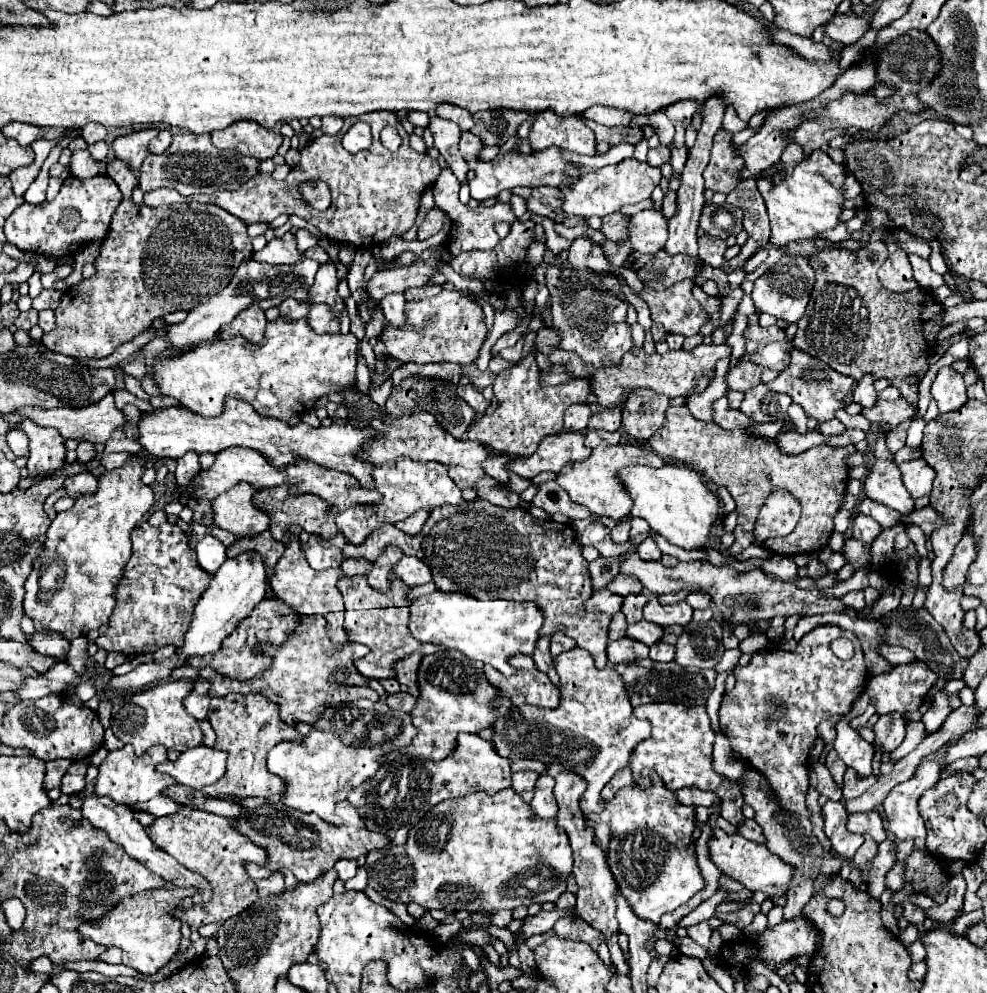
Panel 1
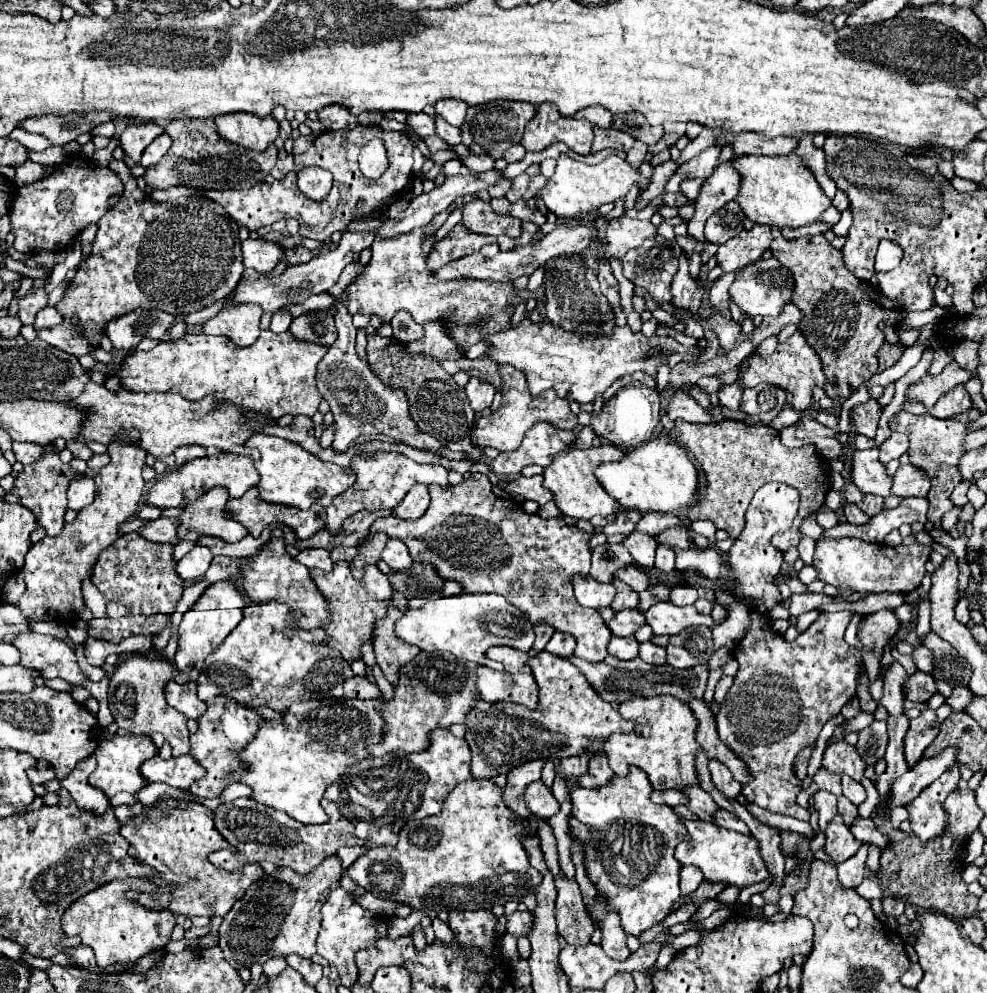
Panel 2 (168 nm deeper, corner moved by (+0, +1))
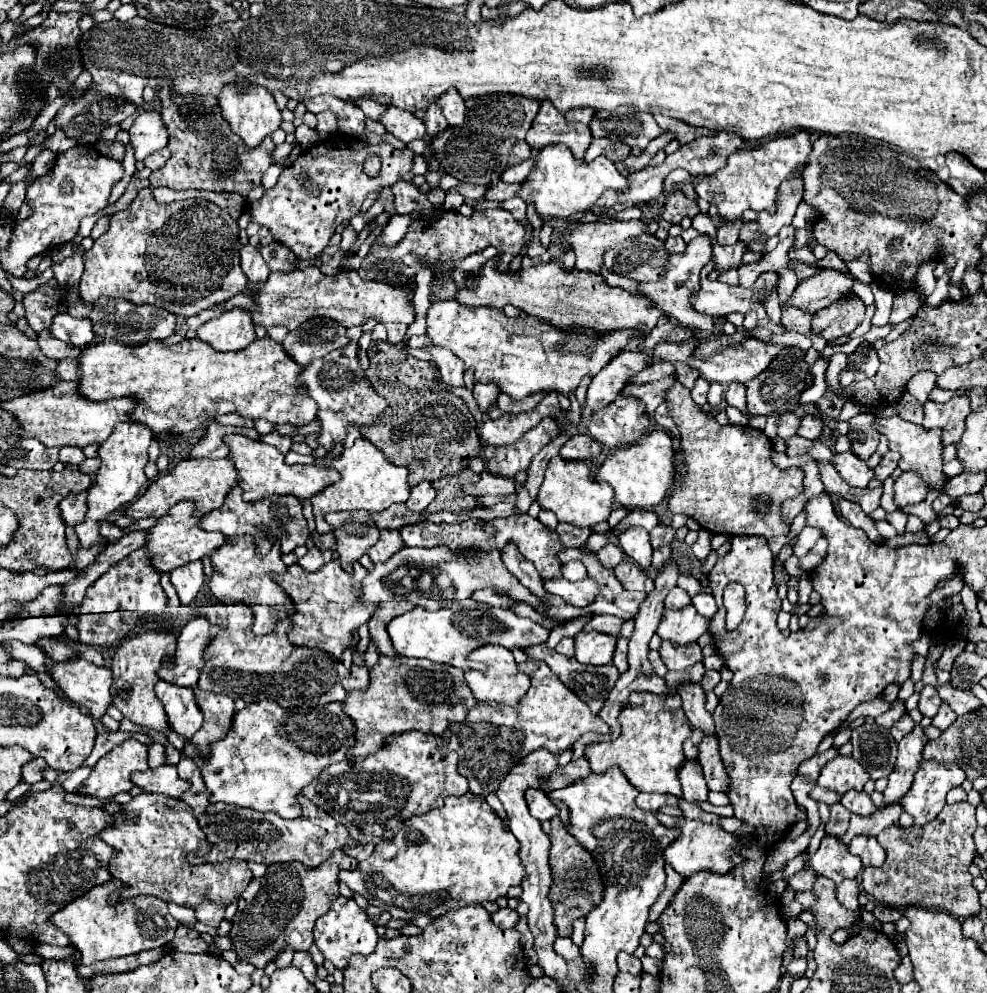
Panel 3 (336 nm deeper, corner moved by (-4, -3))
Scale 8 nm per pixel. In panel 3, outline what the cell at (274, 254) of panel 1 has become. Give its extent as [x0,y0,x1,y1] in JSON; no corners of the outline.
[241,245,271,283]

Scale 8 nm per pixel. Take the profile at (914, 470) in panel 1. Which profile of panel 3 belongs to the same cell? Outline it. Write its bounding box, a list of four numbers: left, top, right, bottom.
[895,473,929,507]

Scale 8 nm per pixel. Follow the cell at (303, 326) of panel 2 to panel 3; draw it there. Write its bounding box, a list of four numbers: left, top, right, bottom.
[283,319,349,365]

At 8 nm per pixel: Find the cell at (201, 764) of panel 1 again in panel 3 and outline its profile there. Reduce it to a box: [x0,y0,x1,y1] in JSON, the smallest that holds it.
[131,765,191,797]

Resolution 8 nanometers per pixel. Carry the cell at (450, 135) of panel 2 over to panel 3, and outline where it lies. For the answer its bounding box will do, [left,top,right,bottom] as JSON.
[423,103,449,139]

